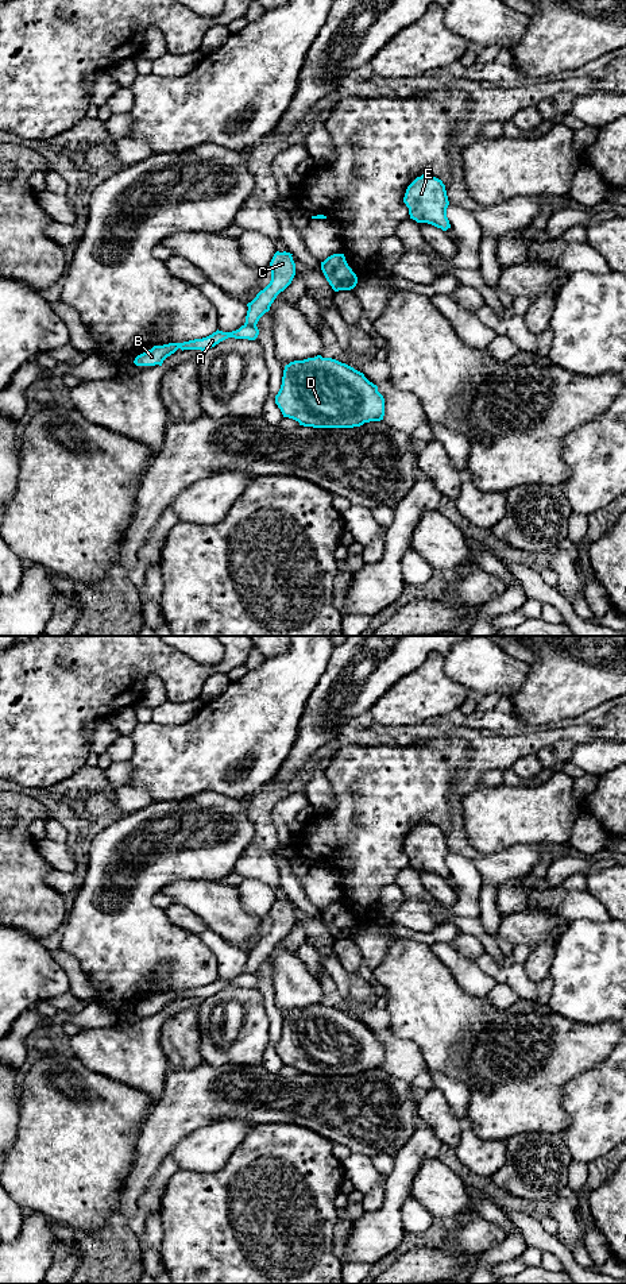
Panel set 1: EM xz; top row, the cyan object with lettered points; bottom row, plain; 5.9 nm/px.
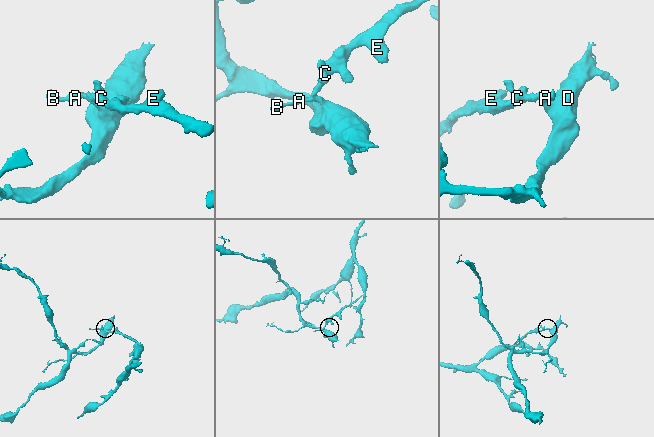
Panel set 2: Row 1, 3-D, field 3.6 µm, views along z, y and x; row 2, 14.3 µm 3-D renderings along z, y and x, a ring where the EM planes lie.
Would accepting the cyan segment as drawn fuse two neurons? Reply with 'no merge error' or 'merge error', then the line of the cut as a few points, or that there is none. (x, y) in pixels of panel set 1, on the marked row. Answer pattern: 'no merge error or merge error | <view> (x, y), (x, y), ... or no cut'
merge error | xz (244, 323), (255, 326)

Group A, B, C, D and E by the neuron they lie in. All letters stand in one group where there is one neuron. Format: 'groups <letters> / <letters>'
groups A B D / C E

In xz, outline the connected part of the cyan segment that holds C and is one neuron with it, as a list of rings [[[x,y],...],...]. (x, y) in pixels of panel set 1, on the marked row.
[[[277,251],[274,254],[270,262],[271,281],[251,302],[247,304],[248,311],[244,324],[256,325],[259,319],[270,311],[277,296],[291,284],[295,275],[295,263],[291,255],[293,254],[286,251]]]

